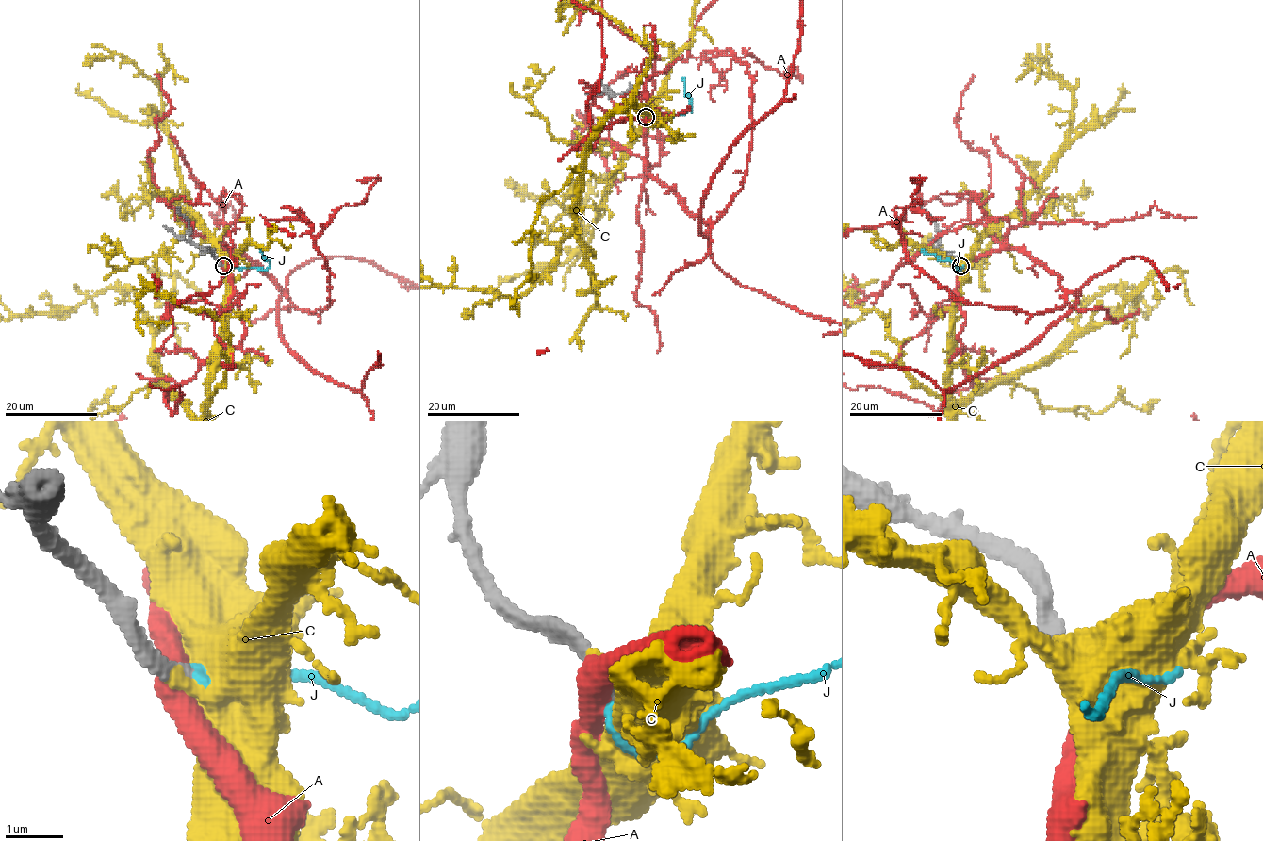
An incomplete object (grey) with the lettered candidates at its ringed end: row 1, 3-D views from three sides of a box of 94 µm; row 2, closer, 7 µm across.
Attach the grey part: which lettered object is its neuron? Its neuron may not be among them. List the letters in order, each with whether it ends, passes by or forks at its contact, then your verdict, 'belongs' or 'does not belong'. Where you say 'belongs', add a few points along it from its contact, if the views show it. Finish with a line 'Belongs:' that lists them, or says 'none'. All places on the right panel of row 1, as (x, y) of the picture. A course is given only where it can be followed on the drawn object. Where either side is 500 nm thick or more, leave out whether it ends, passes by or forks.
A: it passes by; does not belong
C: belongs
J: it ends there; does not belong
Belongs: C

